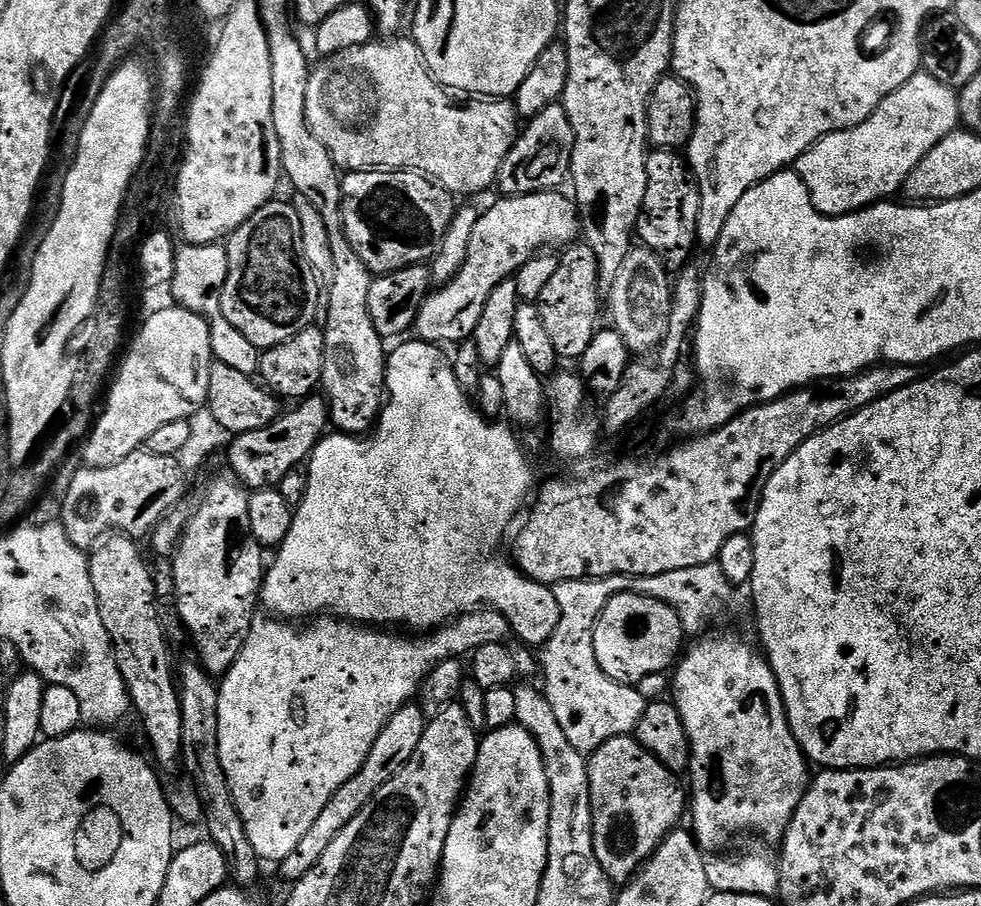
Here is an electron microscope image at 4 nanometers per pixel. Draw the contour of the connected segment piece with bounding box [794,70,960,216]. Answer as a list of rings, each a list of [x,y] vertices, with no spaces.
[[[921,70],[913,74],[910,82],[906,82],[898,90],[894,90],[894,94],[887,96],[874,110],[874,114],[870,114],[870,118],[866,118],[866,122],[841,132],[831,132],[829,136],[823,136],[821,140],[817,140],[814,146],[810,146],[810,150],[806,150],[806,154],[802,154],[796,159],[794,171],[802,178],[806,190],[810,194],[810,202],[817,210],[827,216],[845,216],[851,212],[859,212],[861,208],[870,208],[873,204],[879,204],[895,197],[892,195],[895,192],[899,193],[903,189],[904,179],[910,174],[910,170],[914,170],[914,166],[918,166],[918,162],[922,162],[922,158],[926,158],[926,154],[930,154],[930,150],[934,150],[934,146],[938,146],[938,142],[942,142],[942,138],[946,138],[951,132],[957,131],[959,124],[960,98],[957,89],[938,82],[938,78],[934,78],[926,70]]]

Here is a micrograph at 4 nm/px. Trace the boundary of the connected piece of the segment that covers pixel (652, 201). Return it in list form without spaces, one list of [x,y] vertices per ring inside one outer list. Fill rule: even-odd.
[[[676,150],[649,151],[646,162],[646,198],[644,211],[636,224],[636,236],[643,247],[650,249],[669,270],[679,270],[693,259],[692,251],[698,248],[698,206],[700,191],[688,161]]]

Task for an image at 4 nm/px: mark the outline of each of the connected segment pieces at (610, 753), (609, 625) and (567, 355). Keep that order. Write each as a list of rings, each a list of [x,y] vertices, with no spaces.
[[[635,735],[631,736],[615,736],[610,738],[596,752],[591,753],[588,760],[588,777],[590,778],[590,802],[592,803],[592,837],[594,838],[594,854],[598,858],[598,862],[602,866],[602,870],[613,882],[627,882],[636,875],[640,865],[654,854],[656,849],[667,836],[669,836],[677,827],[676,824],[680,820],[680,815],[686,812],[686,788],[680,785],[681,777],[677,773],[672,772],[662,762],[658,762],[658,758],[654,758],[654,754],[647,752]]]
[[[619,592],[606,602],[598,618],[594,630],[594,654],[606,675],[614,678],[614,682],[626,684],[646,678],[646,674],[668,672],[677,663],[685,647],[684,641],[683,622],[672,607],[654,596]]]
[[[577,242],[565,247],[559,253],[558,271],[550,277],[550,282],[542,290],[538,301],[542,322],[552,339],[554,350],[561,361],[579,361],[590,346],[590,338],[598,330],[600,320],[600,279],[598,278],[598,258],[586,242]]]

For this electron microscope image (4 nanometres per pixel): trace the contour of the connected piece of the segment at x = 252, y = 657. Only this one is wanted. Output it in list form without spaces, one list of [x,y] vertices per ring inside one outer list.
[[[495,610],[466,612],[435,629],[431,634],[417,635],[420,636],[417,640],[411,640],[408,636],[395,636],[392,633],[395,631],[392,630],[354,624],[351,620],[343,618],[316,618],[304,626],[309,626],[309,628],[304,628],[299,632],[296,629],[299,627],[295,623],[285,622],[283,619],[273,618],[268,614],[262,616],[253,619],[252,629],[248,632],[246,642],[242,646],[234,666],[230,666],[230,670],[218,684],[220,689],[218,694],[218,754],[222,758],[222,770],[226,770],[226,778],[230,782],[230,790],[234,794],[238,814],[242,814],[246,835],[250,837],[250,846],[254,846],[254,850],[264,862],[284,860],[298,847],[298,842],[302,842],[302,837],[310,831],[310,826],[314,826],[314,818],[318,818],[318,814],[322,814],[326,802],[330,802],[330,798],[334,798],[334,794],[338,794],[338,790],[344,783],[350,778],[354,778],[354,774],[358,774],[358,770],[362,770],[362,762],[366,762],[366,758],[370,754],[370,746],[374,746],[374,742],[378,742],[378,734],[382,734],[382,730],[390,722],[390,718],[394,718],[394,714],[398,714],[398,710],[402,710],[402,706],[409,703],[419,693],[422,682],[430,674],[430,670],[434,670],[434,666],[438,666],[438,662],[467,657],[476,649],[487,644],[503,644],[510,636],[508,620],[501,612]]]

